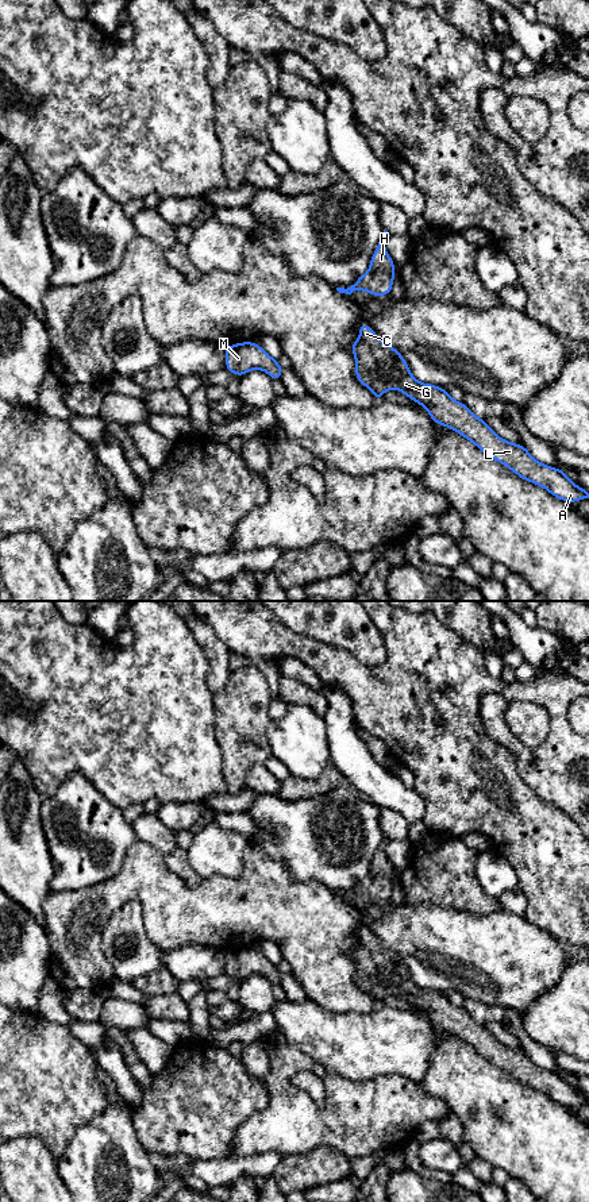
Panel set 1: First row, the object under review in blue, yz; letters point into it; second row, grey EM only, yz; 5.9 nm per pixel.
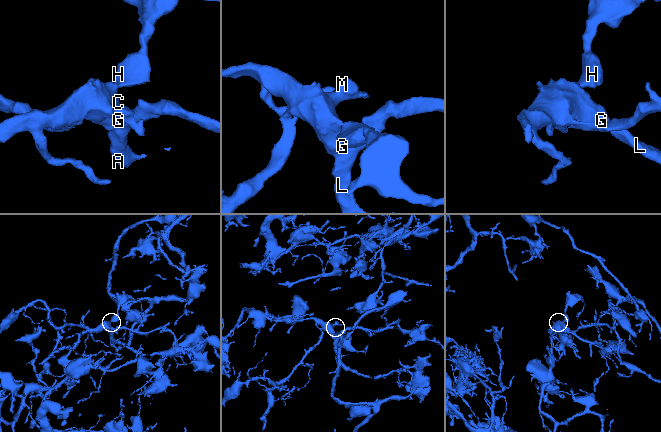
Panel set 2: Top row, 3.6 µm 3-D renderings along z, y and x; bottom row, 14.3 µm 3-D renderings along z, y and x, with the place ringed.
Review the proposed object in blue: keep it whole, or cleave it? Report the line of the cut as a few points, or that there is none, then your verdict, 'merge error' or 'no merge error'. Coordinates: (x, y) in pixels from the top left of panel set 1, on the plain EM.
no cut | no merge error

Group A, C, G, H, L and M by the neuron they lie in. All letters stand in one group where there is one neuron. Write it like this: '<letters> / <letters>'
A C G H L M

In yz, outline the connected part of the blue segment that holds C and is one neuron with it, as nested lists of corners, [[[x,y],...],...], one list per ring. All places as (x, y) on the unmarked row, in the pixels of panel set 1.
[[[365,926],[359,928],[359,943],[350,955],[355,962],[355,982],[373,997],[376,1006],[382,1006],[385,995],[397,994],[424,1012],[435,1029],[457,1036],[521,1085],[565,1107],[589,1103],[589,1097],[577,1091],[563,1074],[540,1068],[523,1049],[500,1043],[484,1024],[477,1022],[466,1009],[455,1006],[446,994],[419,987],[404,962],[393,951],[381,947]]]

